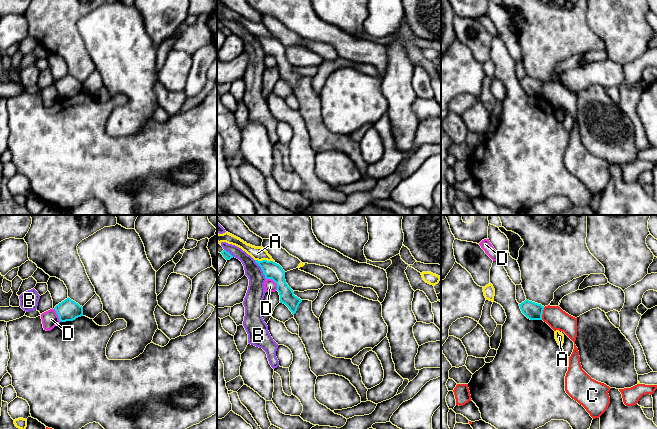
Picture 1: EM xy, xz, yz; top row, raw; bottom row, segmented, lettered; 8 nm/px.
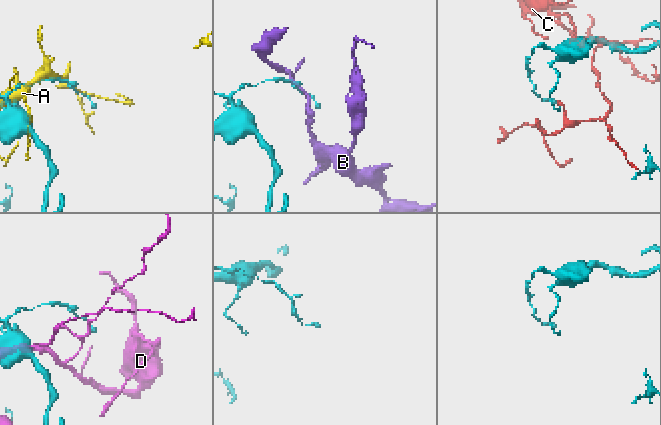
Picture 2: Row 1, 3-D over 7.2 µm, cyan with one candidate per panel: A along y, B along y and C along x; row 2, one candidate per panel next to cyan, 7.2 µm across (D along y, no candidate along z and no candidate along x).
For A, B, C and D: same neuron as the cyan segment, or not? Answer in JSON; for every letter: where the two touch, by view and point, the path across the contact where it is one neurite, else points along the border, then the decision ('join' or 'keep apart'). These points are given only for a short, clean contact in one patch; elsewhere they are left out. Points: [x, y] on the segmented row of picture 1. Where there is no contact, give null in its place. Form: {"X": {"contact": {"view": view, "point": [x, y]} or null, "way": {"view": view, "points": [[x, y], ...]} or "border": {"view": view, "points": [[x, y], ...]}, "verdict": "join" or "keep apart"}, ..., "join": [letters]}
{"A": {"contact": {"view": "xz", "point": [265, 260]}, "verdict": "keep apart"}, "B": {"contact": {"view": "xz", "point": [261, 268]}, "verdict": "keep apart"}, "C": {"contact": {"view": "yz", "point": [542, 313]}, "border": {"view": "yz", "points": [[544, 307], [541, 319]]}, "verdict": "keep apart"}, "D": {"contact": {"view": "xz", "point": [274, 281]}, "verdict": "keep apart"}, "join": []}

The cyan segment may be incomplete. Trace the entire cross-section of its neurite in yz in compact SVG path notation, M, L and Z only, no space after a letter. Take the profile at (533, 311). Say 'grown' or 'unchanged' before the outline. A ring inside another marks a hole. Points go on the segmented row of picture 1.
unchanged | M525 300L519 304L522 313L530 320L542 320L544 306L541 304Z

